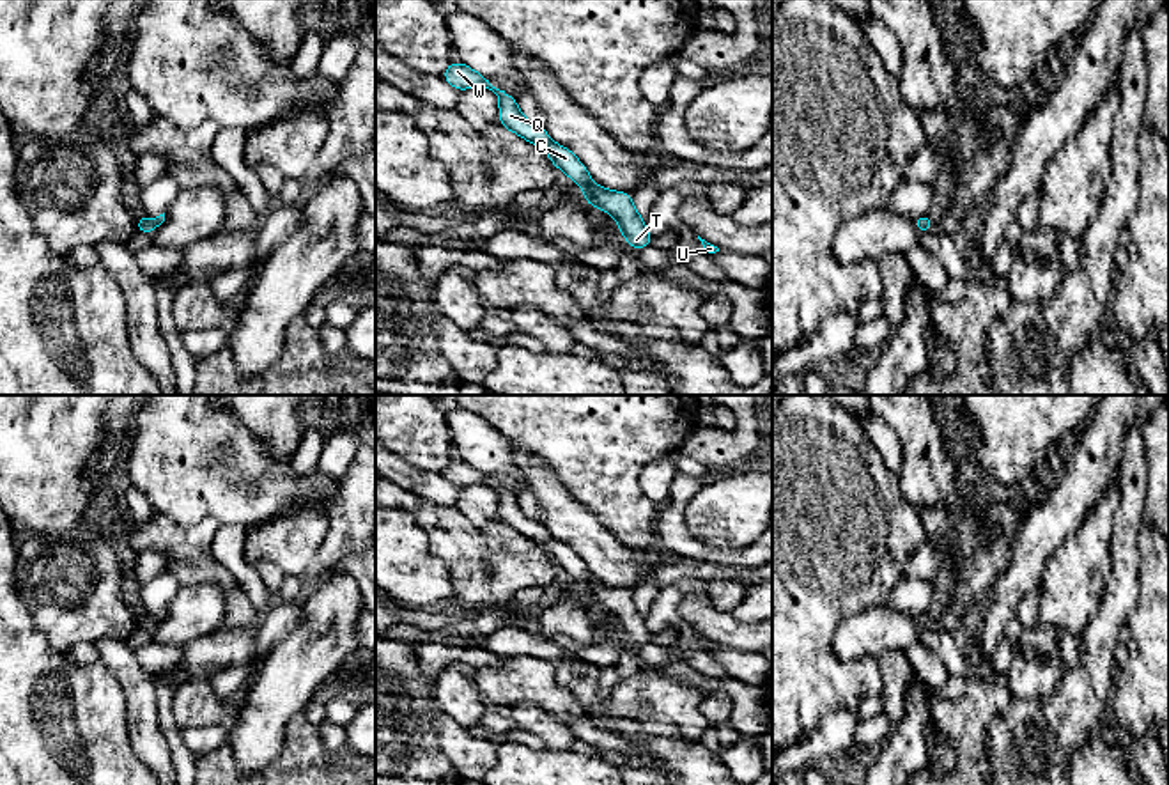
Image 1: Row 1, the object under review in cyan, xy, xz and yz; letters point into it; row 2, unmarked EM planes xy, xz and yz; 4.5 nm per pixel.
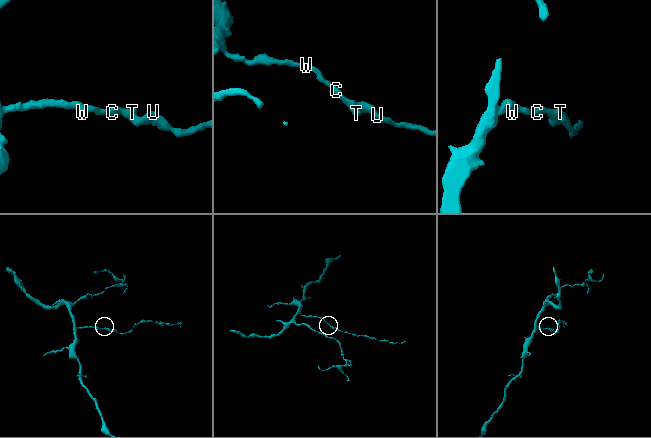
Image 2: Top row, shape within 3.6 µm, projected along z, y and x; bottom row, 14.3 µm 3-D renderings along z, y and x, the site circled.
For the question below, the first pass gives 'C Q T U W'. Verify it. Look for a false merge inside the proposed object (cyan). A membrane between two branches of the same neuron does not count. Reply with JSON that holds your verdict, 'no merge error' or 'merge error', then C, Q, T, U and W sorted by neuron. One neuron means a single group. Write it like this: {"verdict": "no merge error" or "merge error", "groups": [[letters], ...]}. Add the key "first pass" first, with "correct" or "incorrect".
{"first pass": "correct", "verdict": "no merge error", "groups": [["C", "Q", "T", "U", "W"]]}

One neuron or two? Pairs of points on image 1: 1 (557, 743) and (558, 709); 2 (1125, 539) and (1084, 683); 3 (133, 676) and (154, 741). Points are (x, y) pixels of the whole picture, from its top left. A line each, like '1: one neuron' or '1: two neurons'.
1: two neurons
2: one neuron
3: one neuron

